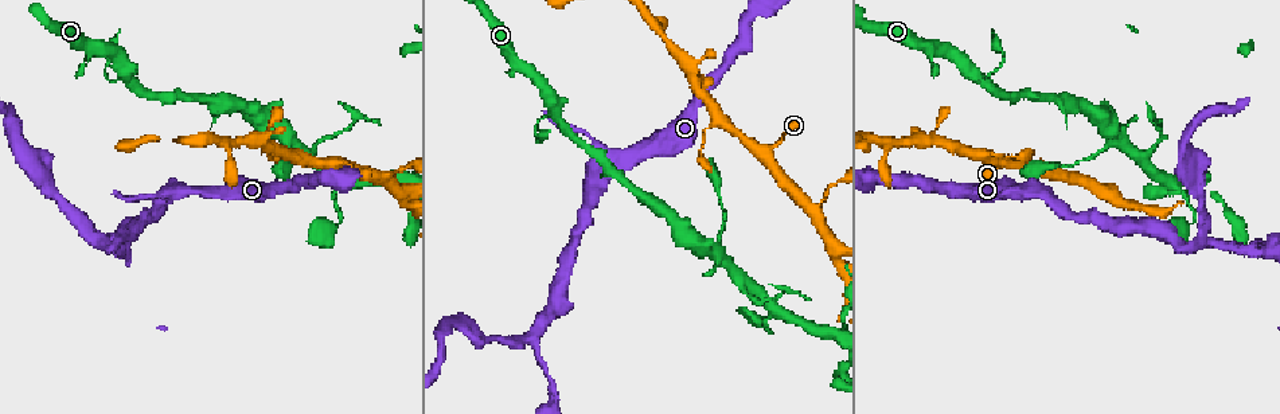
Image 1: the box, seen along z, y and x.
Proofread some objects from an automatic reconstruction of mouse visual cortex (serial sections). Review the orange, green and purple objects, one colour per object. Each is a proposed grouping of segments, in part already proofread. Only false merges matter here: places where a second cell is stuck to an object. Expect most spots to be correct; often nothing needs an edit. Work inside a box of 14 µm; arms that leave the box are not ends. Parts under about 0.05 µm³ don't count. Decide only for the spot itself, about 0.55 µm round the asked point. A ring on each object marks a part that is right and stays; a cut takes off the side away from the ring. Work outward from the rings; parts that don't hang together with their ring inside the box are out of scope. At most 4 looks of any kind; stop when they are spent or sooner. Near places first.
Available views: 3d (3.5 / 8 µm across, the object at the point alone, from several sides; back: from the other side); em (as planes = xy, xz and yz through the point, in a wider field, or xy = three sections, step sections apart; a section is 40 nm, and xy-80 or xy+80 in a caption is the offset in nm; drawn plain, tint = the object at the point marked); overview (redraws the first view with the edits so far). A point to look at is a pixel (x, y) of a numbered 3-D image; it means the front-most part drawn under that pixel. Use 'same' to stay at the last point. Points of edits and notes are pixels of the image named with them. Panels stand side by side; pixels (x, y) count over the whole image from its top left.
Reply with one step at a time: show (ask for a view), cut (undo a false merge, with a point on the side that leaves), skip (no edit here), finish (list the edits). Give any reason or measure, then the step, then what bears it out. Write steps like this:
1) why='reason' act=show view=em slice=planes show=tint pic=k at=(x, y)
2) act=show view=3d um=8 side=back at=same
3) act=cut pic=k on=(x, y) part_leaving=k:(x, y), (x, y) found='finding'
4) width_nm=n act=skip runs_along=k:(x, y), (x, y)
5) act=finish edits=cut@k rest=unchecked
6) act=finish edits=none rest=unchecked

why='branch point' act=show view=3d um=3.5 pic=1 at=(1108, 142)

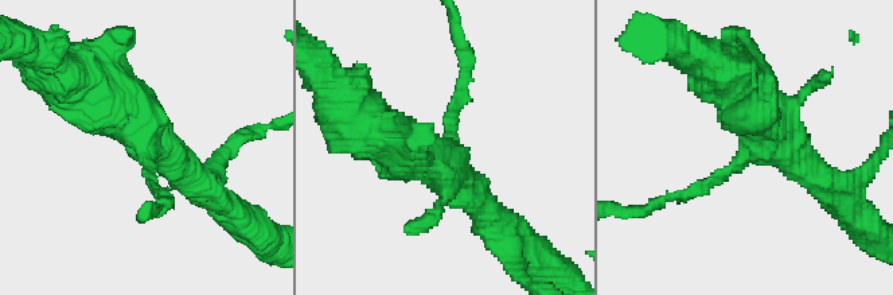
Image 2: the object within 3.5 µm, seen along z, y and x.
why='shape alone is not enough' act=show view=em slice=xy step=1 show=tint pic=2 at=(753, 142)

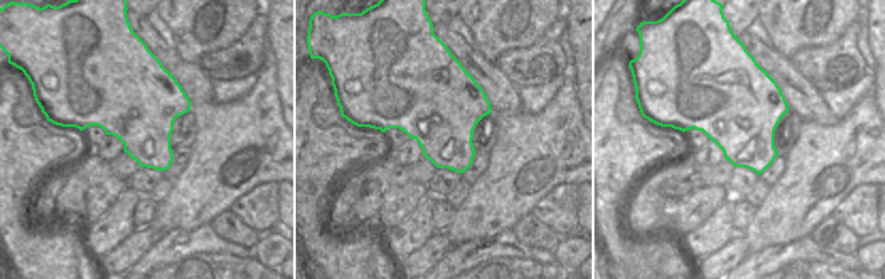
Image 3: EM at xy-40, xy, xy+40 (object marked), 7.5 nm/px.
act=skip runs_along=2:(65, 73), (140, 123), (190, 177) found='continuous, no second cell'

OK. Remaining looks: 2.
why='a fork' act=show view=3d um=3.5 side=back pic=1 at=(761, 148)

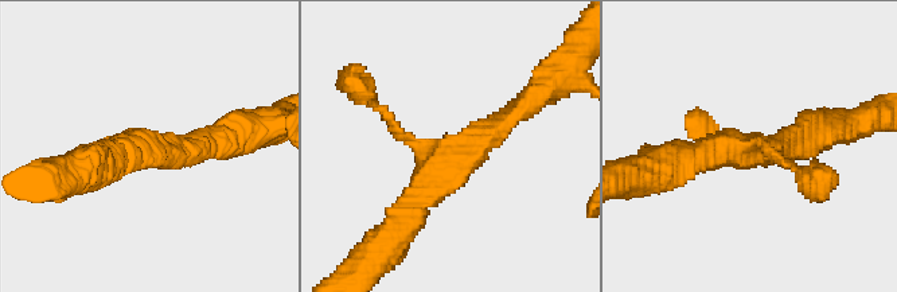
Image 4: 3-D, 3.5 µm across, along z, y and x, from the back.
act=show view=em slice=xy step=5 show=tint pic=4 at=(746, 152)

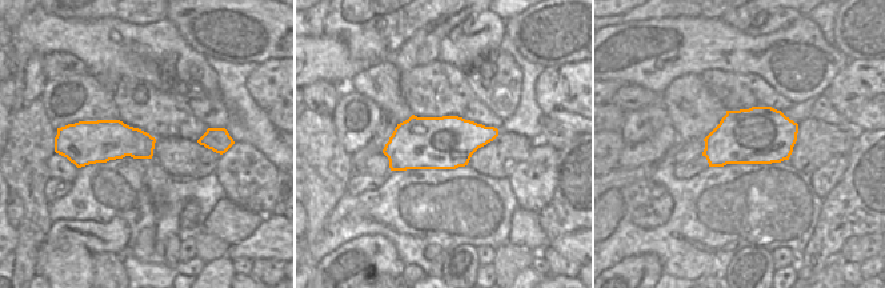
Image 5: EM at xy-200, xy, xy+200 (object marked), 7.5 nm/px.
act=skip runs_along=4:(82, 167), (110, 141), (222, 141) found='one cell here'

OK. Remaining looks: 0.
act=finish edits=none rest=unchecked

